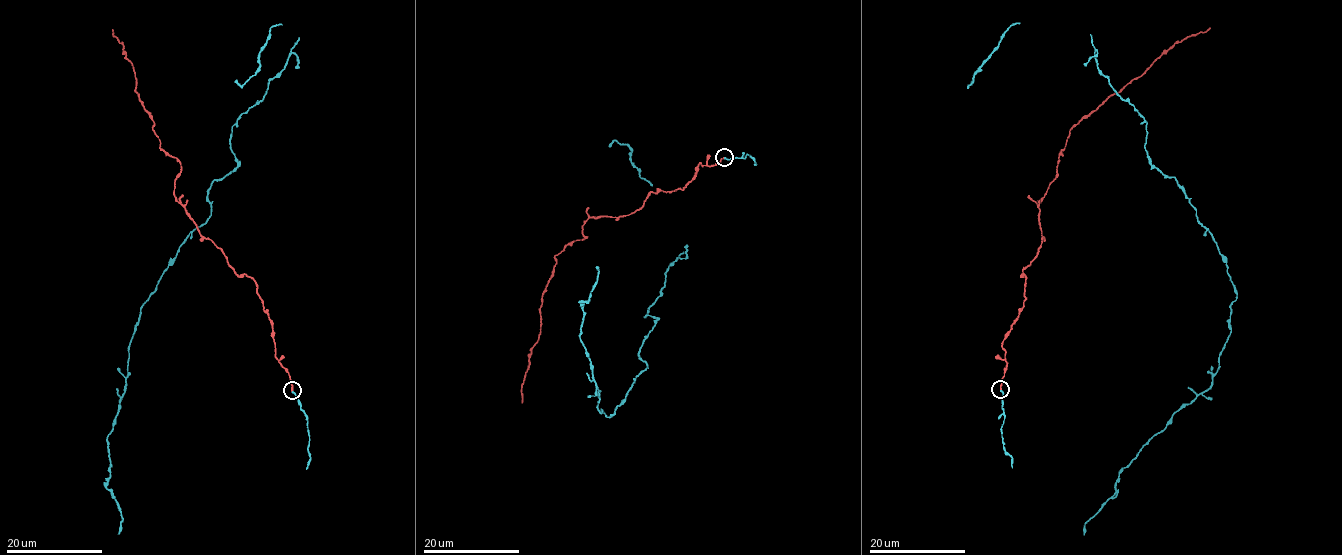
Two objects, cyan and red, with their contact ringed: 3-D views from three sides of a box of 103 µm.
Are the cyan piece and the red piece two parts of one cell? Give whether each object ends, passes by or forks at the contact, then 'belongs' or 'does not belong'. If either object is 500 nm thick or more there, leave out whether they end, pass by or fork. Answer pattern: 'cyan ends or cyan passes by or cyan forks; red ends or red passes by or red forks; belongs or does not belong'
cyan ends; red ends; belongs

